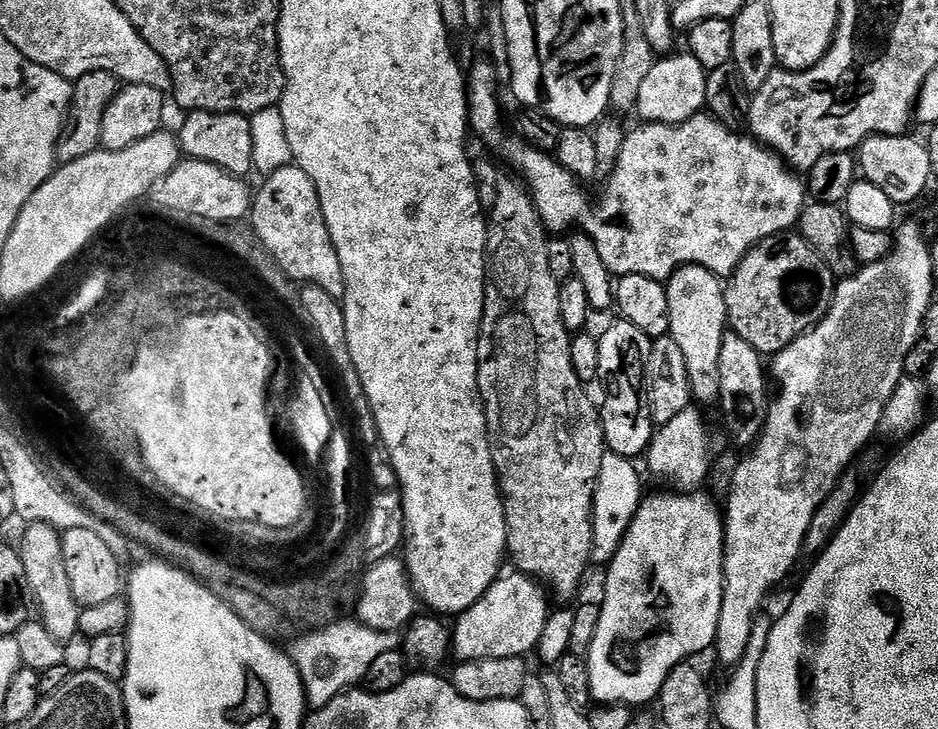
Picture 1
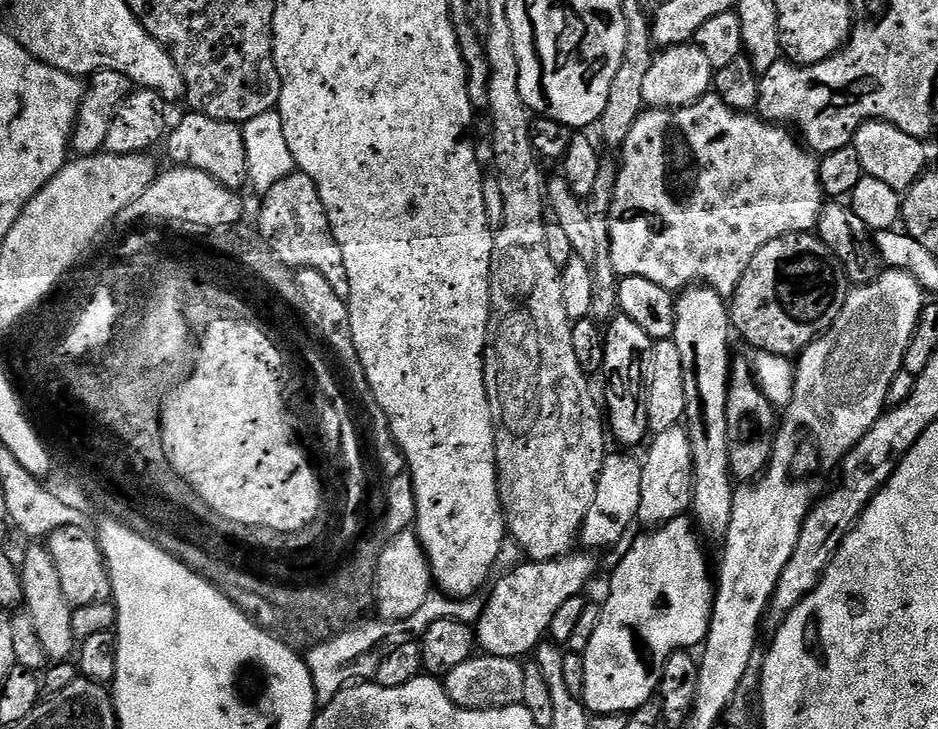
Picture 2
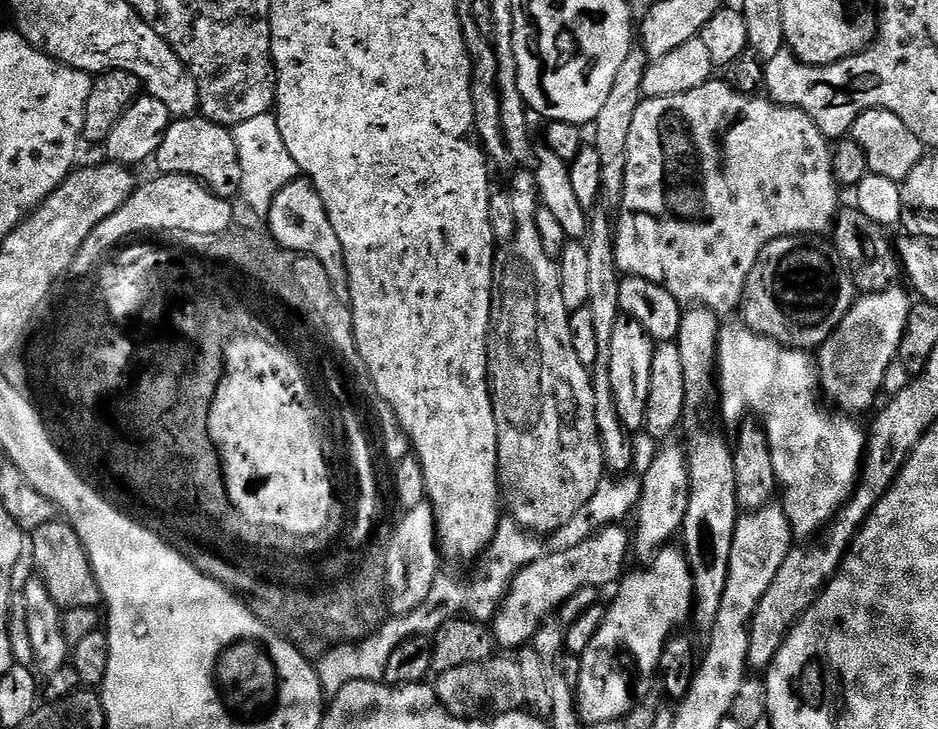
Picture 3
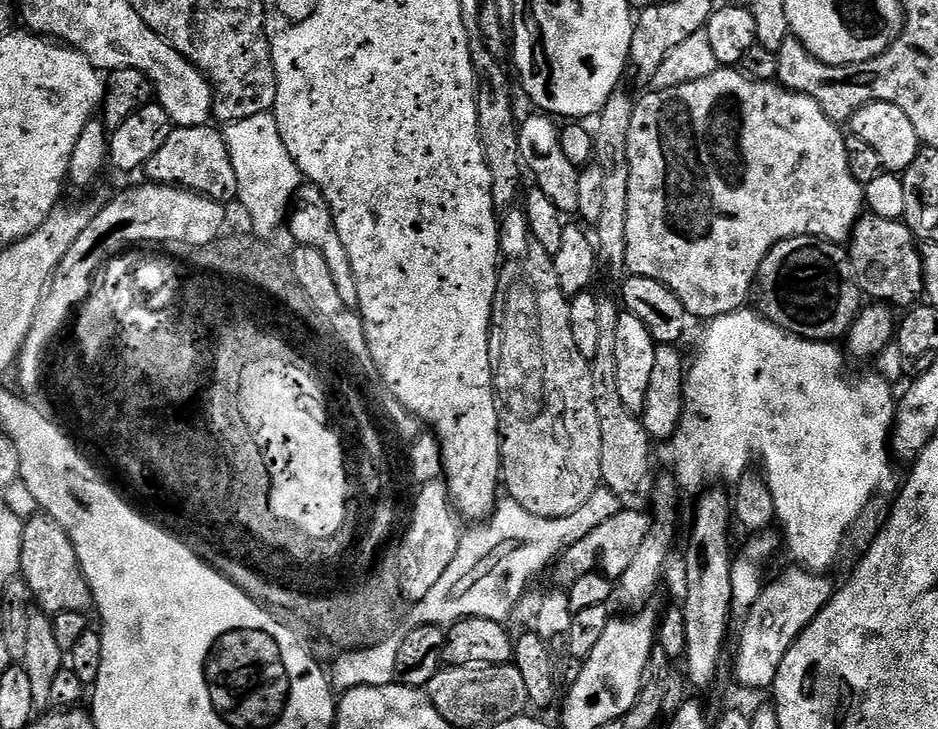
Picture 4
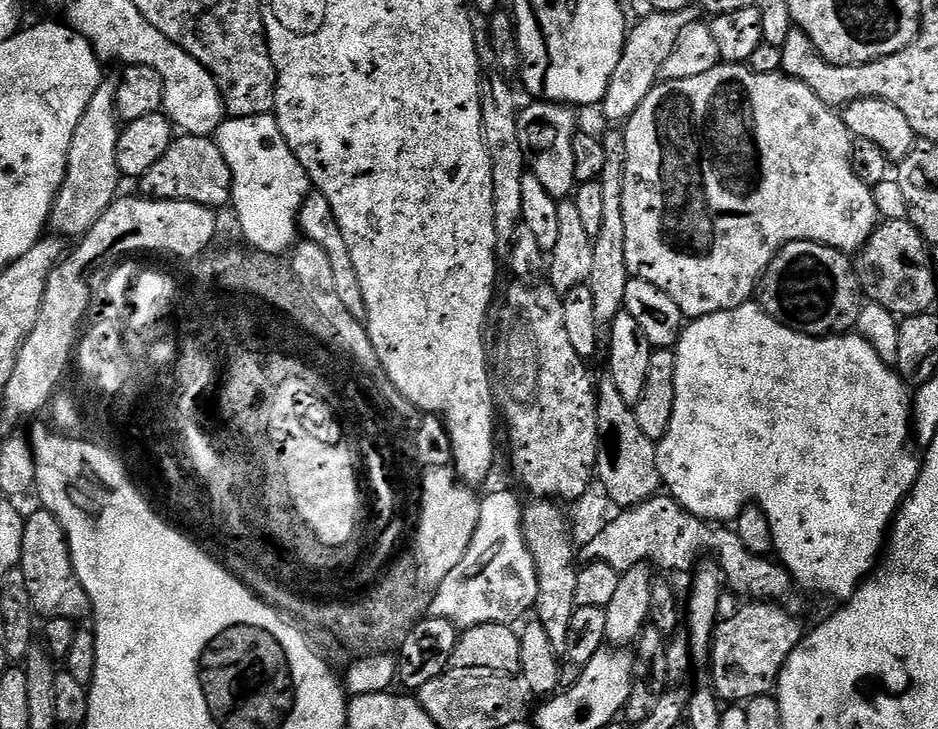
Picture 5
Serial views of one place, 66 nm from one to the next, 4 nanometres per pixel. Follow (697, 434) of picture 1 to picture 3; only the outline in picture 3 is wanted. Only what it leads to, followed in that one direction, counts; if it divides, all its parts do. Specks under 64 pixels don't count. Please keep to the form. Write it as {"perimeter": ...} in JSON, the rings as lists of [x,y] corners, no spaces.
{"perimeter":[[[683,447],[664,448],[648,464],[640,480],[640,504],[634,513],[634,556],[640,562],[653,560],[660,549],[671,545],[684,527],[688,505],[688,462]]]}

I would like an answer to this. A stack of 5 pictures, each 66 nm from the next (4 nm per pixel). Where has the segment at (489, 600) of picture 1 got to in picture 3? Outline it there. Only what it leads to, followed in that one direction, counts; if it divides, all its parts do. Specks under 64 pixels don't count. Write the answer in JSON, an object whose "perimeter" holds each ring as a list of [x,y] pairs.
{"perimeter":[[[612,525],[596,532],[586,542],[570,546],[570,550],[549,551],[549,556],[537,555],[534,562],[525,564],[511,577],[504,598],[500,601],[490,627],[501,649],[519,650],[531,645],[540,625],[557,611],[561,604],[578,590],[603,590],[607,584],[615,585],[625,575],[624,559],[630,556],[630,536],[621,525]]]}

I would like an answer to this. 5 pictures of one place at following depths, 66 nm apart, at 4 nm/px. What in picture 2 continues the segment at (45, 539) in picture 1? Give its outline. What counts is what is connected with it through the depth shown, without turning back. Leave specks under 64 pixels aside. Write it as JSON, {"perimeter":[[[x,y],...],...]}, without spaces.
{"perimeter":[[[43,543],[32,544],[33,548],[24,556],[24,564],[19,565],[20,581],[24,587],[23,607],[33,618],[34,630],[47,659],[52,662],[68,662],[73,659],[78,641],[72,629],[72,605],[62,592],[62,581],[58,578],[58,566],[50,558]]]}

